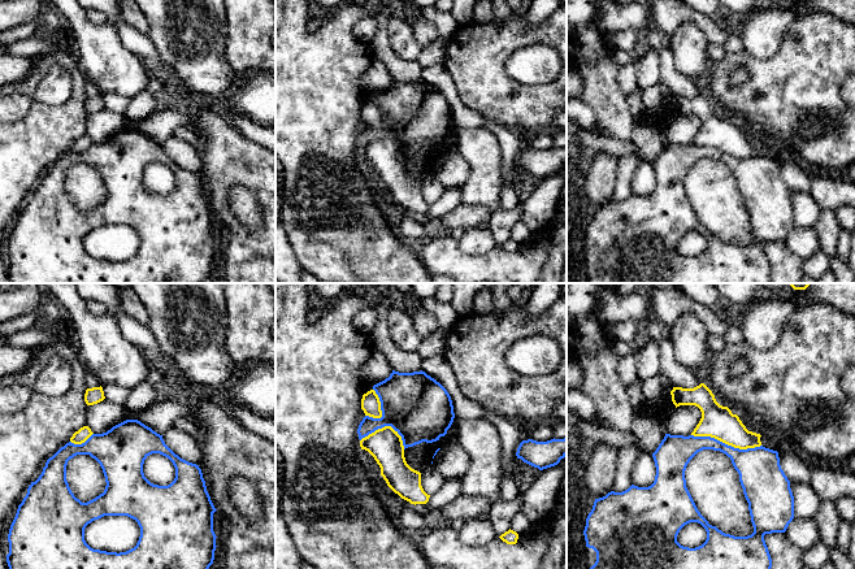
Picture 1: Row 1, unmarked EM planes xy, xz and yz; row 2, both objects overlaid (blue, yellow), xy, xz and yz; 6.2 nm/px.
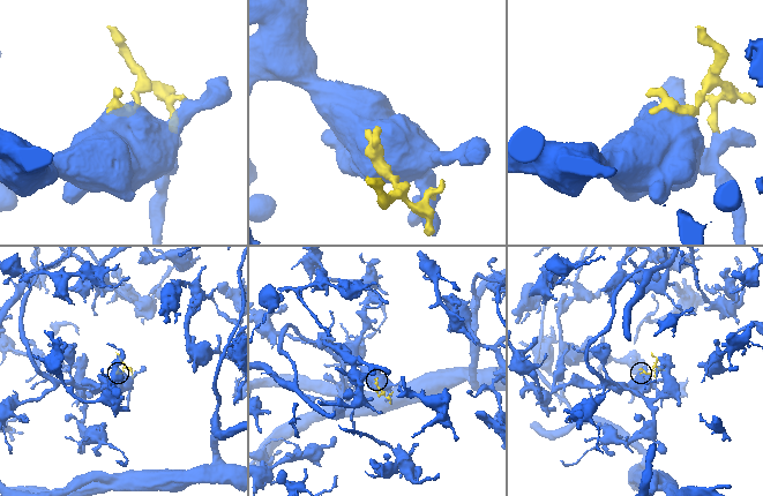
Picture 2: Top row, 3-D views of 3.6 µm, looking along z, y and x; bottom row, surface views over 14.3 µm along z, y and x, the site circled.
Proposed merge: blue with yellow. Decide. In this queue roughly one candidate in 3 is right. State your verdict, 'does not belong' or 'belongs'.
does not belong

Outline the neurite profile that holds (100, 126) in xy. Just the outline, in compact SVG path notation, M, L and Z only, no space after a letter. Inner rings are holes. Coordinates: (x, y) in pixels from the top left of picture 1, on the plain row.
M107 108L87 116L86 135L88 135L94 143L107 142L126 129L138 129L138 125L130 122L123 114L114 113Z

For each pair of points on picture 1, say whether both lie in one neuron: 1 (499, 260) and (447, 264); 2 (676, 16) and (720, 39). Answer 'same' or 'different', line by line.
1: same
2: same

